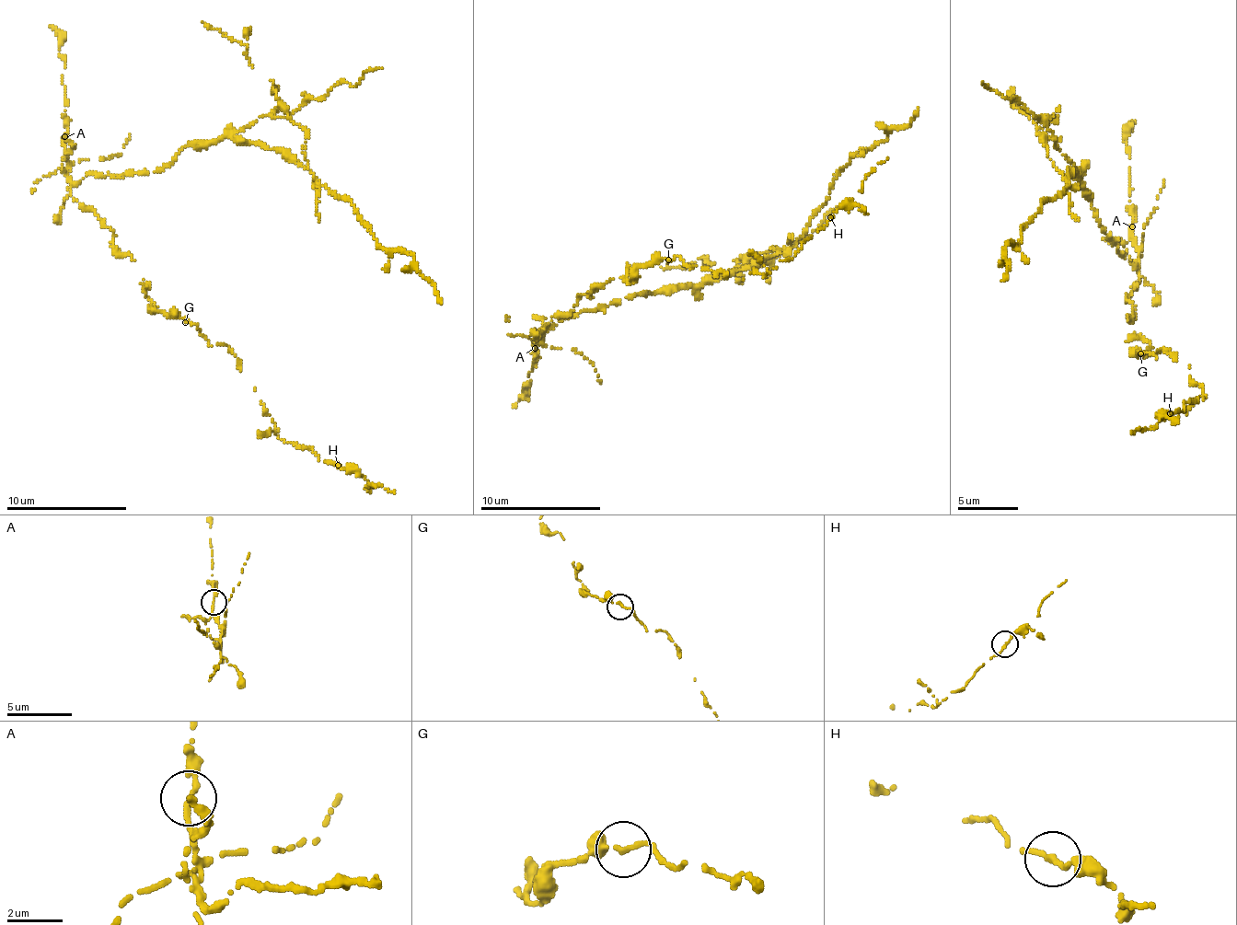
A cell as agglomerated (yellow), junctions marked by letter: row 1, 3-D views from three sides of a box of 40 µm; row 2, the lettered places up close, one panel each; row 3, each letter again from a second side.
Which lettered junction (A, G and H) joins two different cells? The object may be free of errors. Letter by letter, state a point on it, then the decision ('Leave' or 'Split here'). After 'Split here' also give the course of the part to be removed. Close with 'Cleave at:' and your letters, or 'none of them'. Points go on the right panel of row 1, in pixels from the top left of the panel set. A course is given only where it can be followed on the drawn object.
A: Place: (1132, 226). Split here. Course of the part to remove: (1133, 225), (1133, 267), (1073, 168), (1069, 187), (1021, 226), (1022, 243), (1006, 245), (1001, 281)
G: Place: (1140, 353). Leave
H: Place: (1170, 413). Leave
Cleave at: A

